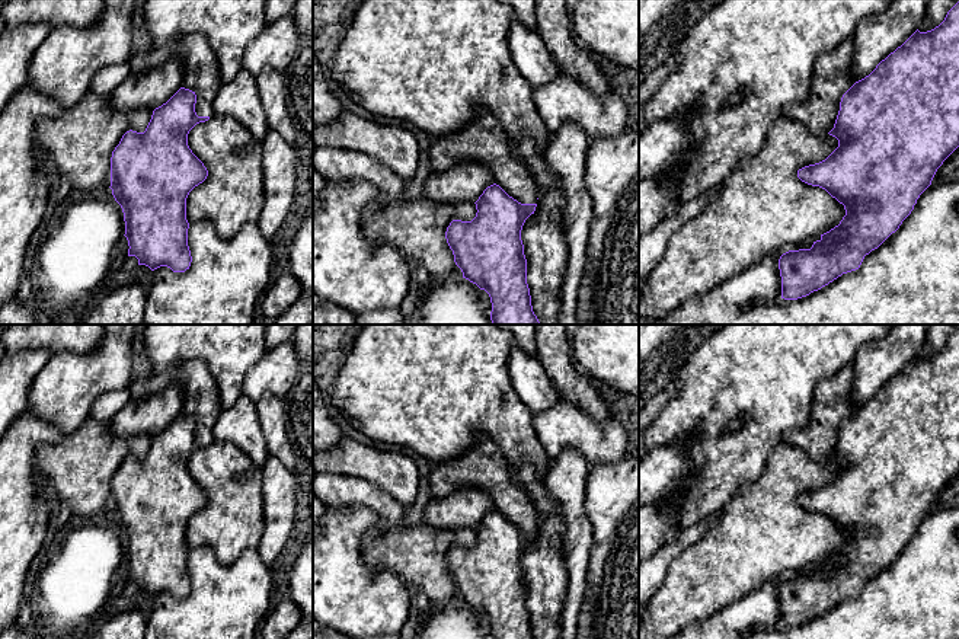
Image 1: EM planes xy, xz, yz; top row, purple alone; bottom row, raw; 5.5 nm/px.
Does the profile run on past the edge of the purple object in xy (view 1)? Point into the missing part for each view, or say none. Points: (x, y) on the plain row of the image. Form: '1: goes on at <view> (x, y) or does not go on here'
1: goes on at xy (201, 401)

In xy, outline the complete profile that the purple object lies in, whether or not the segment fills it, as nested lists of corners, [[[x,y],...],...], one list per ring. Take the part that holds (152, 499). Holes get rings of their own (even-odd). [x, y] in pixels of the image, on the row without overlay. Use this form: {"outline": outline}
{"outline": [[[186,361],[175,367],[153,370],[148,377],[131,383],[128,389],[131,397],[146,399],[172,384],[178,384],[182,390],[182,413],[166,429],[153,437],[144,459],[130,456],[122,461],[119,470],[112,477],[109,514],[124,539],[124,562],[130,572],[128,582],[135,582],[138,591],[146,591],[151,597],[167,592],[173,598],[185,598],[192,588],[188,572],[186,524],[208,502],[207,493],[188,472],[188,460],[196,450],[205,448],[214,441],[212,428],[221,410],[221,402],[215,378],[204,361]]]}

